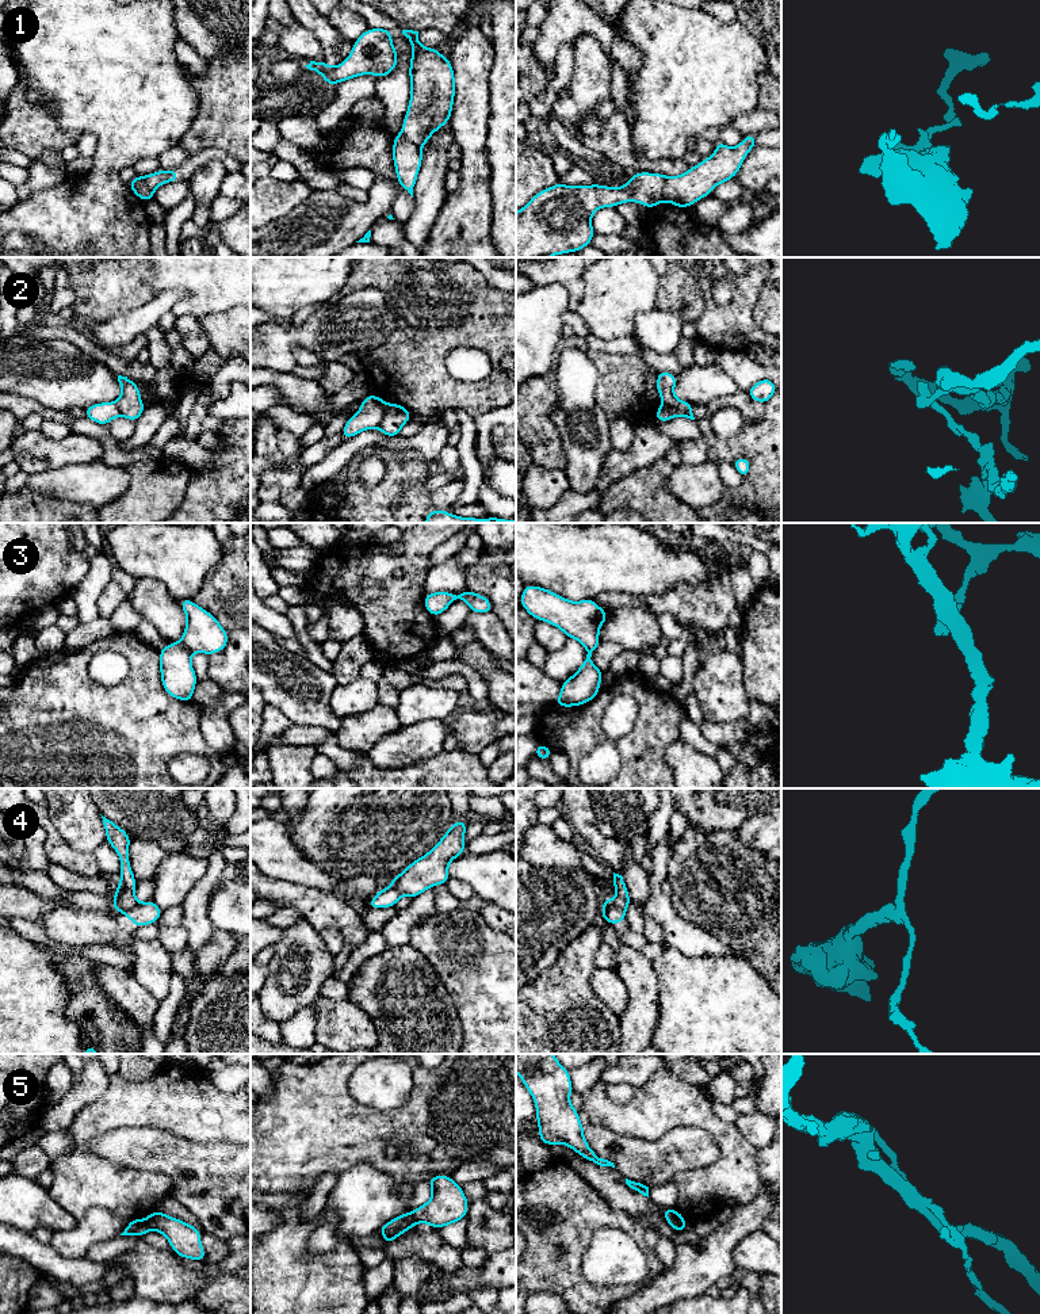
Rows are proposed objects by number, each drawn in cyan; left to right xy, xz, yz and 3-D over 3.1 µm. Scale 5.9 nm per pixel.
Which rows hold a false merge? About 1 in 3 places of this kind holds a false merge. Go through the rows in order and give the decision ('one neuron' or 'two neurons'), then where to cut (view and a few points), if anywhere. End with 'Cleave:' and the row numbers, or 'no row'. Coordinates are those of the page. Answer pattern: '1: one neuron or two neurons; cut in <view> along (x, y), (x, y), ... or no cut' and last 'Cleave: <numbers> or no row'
1: two neurons; cut in yz along (666, 176), (661, 199)
2: two neurons; cut in xz along (387, 404), (378, 427)
3: two neurons; cut in xy along (179, 642), (190, 653)
4: two neurons; cut in xy along (137, 902), (123, 913)
5: two neurons; cut in xy along (144, 1219), (149, 1229)
Cleave: 1, 2, 3, 4, 5

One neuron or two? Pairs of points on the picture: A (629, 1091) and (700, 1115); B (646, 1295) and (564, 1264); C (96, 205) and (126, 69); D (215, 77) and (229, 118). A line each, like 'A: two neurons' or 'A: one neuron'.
A: two neurons
B: two neurons
C: one neuron
D: one neuron

